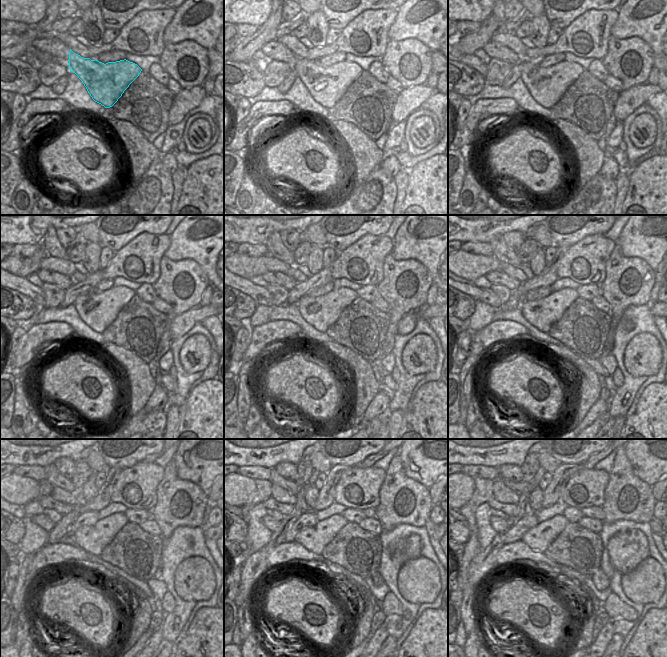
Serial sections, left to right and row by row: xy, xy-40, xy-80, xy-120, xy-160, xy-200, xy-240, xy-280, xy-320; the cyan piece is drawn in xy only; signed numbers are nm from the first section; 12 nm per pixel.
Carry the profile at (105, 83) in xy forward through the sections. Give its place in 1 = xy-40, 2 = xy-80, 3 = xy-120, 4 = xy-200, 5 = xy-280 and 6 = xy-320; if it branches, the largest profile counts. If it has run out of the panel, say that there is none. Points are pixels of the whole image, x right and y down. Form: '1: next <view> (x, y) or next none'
1: next xy-40 (327, 84)
2: next xy-80 (547, 86)
3: next xy-120 (97, 311)
4: next xy-200 (544, 313)
5: next xy-280 (315, 538)
6: next xy-320 (538, 538)

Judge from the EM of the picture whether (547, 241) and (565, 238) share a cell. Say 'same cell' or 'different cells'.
different cells

